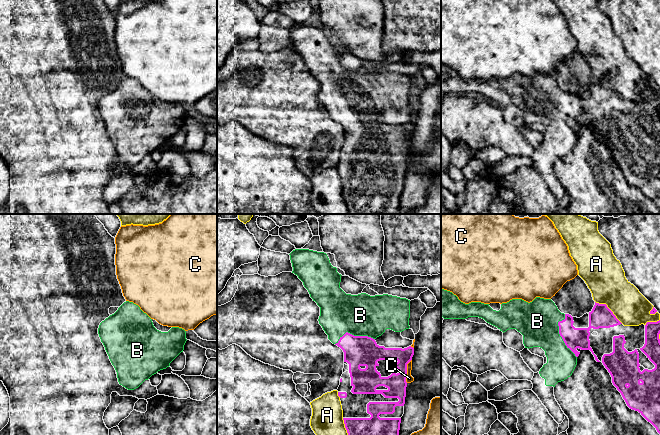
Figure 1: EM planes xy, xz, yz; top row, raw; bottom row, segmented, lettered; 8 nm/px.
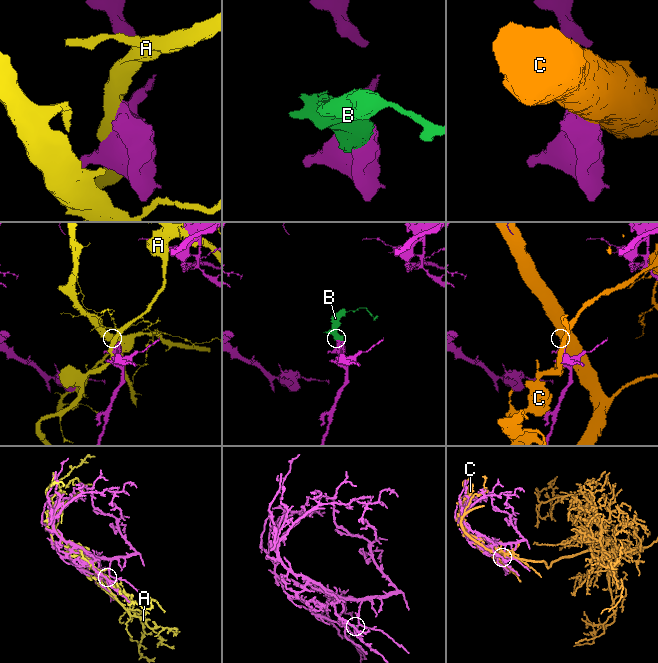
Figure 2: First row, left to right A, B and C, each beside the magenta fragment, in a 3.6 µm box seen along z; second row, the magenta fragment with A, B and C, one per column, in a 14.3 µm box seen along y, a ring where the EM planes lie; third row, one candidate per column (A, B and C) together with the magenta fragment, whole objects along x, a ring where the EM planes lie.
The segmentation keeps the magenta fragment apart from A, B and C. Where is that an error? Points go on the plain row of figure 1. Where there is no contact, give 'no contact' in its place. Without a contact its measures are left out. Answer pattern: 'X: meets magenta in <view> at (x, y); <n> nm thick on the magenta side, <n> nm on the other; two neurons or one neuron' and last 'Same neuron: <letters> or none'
A: meets magenta in yz at (609, 85); 180 nm thick on the magenta side, 300 nm on the other; two neurons
B: meets magenta in yz at (560, 111); 170 nm thick on the magenta side, 320 nm on the other; one neuron
C: meets magenta in xz at (406, 147); 160 nm thick on the magenta side, 60 nm on the other; two neurons
Same neuron: B

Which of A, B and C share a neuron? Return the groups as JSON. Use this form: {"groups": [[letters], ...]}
{"groups": [["A"], ["B"], ["C"]]}

